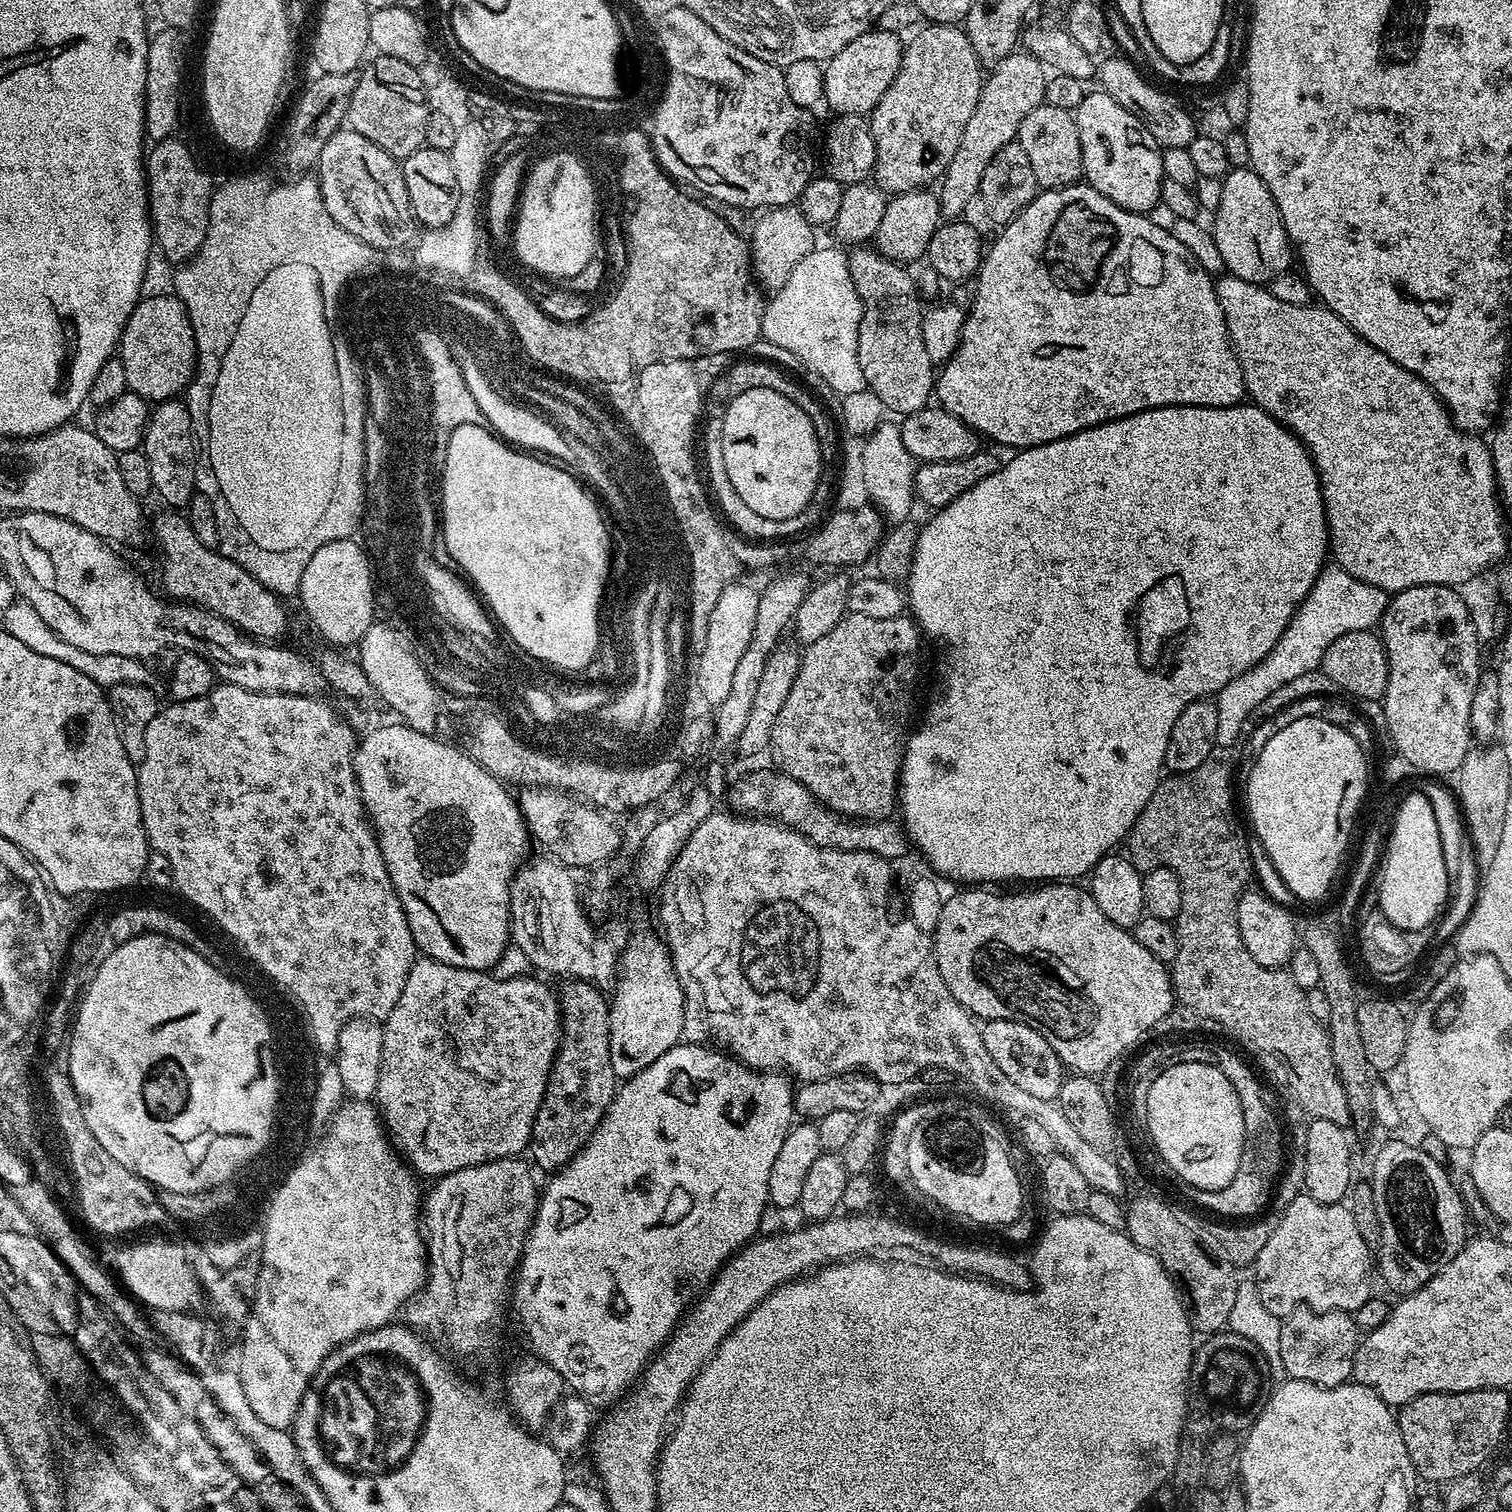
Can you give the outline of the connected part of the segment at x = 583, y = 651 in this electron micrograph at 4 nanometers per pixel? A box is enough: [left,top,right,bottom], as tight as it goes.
[442,424,610,674]

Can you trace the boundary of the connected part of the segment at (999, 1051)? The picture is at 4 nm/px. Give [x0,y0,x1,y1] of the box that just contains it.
[980,1020,1066,1101]

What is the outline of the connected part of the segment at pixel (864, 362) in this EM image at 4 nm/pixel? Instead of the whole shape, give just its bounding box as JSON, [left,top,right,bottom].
[847,246,934,417]

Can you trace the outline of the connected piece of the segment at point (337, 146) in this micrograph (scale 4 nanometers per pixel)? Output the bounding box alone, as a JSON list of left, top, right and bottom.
[318,126,418,250]

